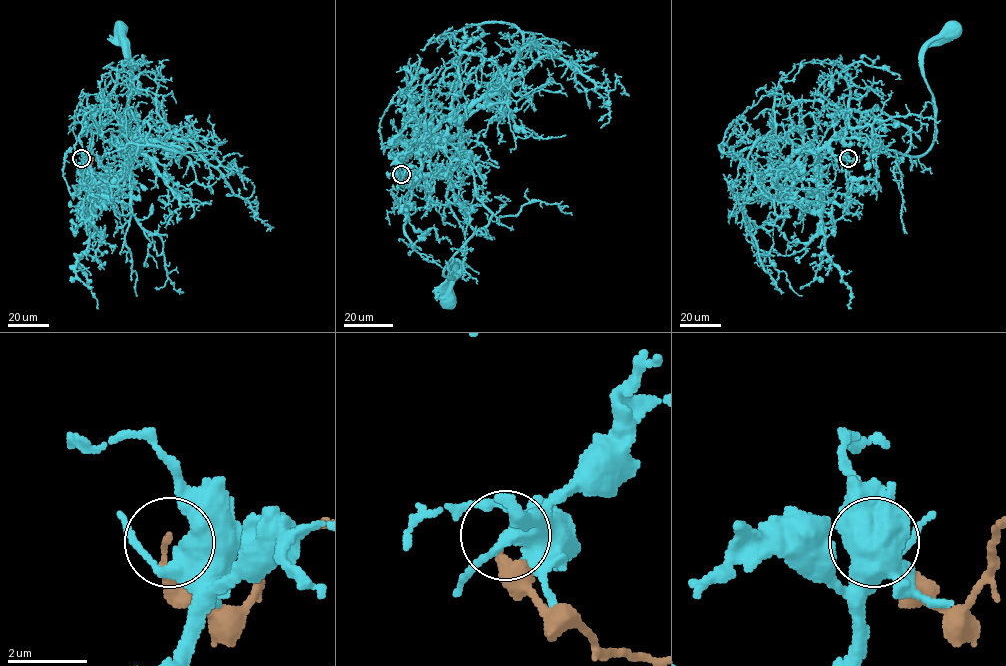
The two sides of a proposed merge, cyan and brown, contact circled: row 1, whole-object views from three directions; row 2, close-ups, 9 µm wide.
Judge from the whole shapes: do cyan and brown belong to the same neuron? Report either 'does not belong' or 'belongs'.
does not belong

